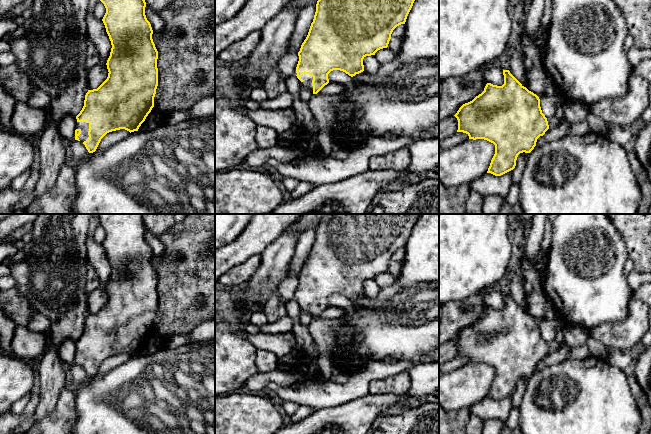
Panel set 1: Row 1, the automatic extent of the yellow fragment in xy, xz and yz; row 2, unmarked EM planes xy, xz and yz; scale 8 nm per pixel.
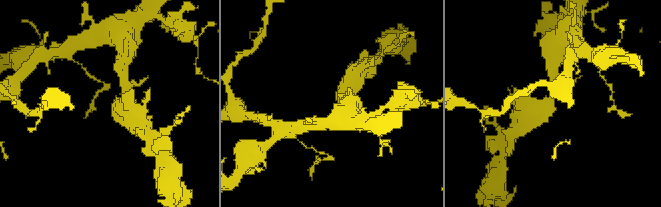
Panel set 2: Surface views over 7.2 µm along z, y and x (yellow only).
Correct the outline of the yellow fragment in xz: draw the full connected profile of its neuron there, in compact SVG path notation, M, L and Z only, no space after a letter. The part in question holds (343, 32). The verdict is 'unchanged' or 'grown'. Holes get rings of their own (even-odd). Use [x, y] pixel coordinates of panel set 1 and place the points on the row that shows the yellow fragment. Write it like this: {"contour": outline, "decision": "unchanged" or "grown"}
{"contour": "M318 0L316 4L316 12L313 22L311 23L308 35L301 45L298 52L299 61L296 67L295 75L301 82L301 87L307 88L311 93L317 94L325 85L329 83L328 74L333 70L340 70L353 77L364 71L363 59L366 56L375 55L375 53L383 48L387 48L391 39L393 30L405 24L407 16L413 6L415 0Z", "decision": "grown"}

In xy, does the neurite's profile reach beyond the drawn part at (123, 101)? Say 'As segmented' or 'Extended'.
Extended

